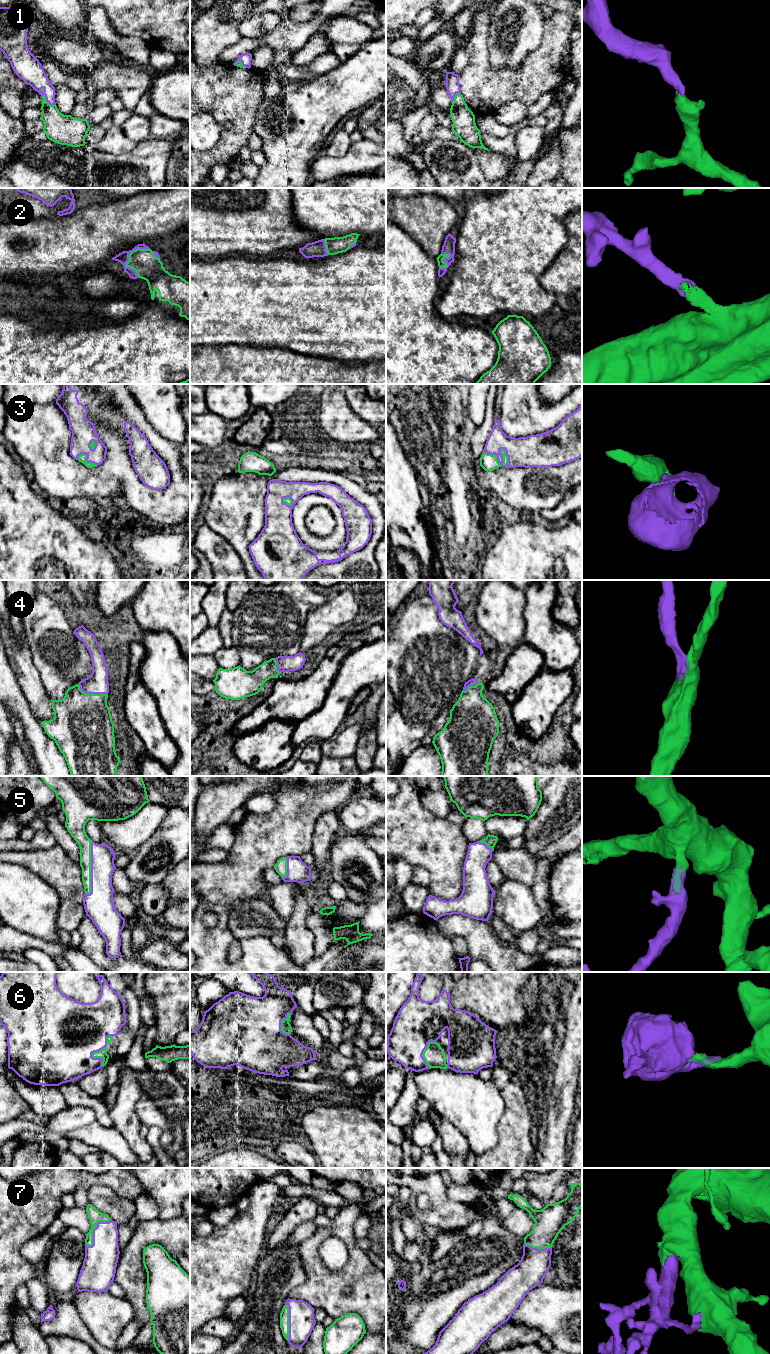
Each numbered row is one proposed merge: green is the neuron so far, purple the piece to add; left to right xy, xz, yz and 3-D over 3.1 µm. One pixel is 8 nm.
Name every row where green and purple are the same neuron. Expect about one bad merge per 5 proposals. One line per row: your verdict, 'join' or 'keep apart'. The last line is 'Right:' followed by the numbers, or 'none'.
1: join
2: join
3: join
4: join
5: join
6: join
7: join
Right: 1, 2, 3, 4, 5, 6, 7

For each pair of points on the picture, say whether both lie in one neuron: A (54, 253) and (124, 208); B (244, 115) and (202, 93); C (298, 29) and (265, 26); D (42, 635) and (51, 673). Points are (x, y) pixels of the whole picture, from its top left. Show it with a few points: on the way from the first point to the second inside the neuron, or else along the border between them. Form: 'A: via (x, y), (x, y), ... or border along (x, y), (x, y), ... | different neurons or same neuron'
A: via (71, 242), (84, 240), (100, 232), (107, 225) | same neuron
B: via (234, 105), (222, 93), (212, 93) | same neuron
C: border along (284, 18), (275, 28), (255, 38) | different neurons
D: via (51, 644), (51, 664) | same neuron

